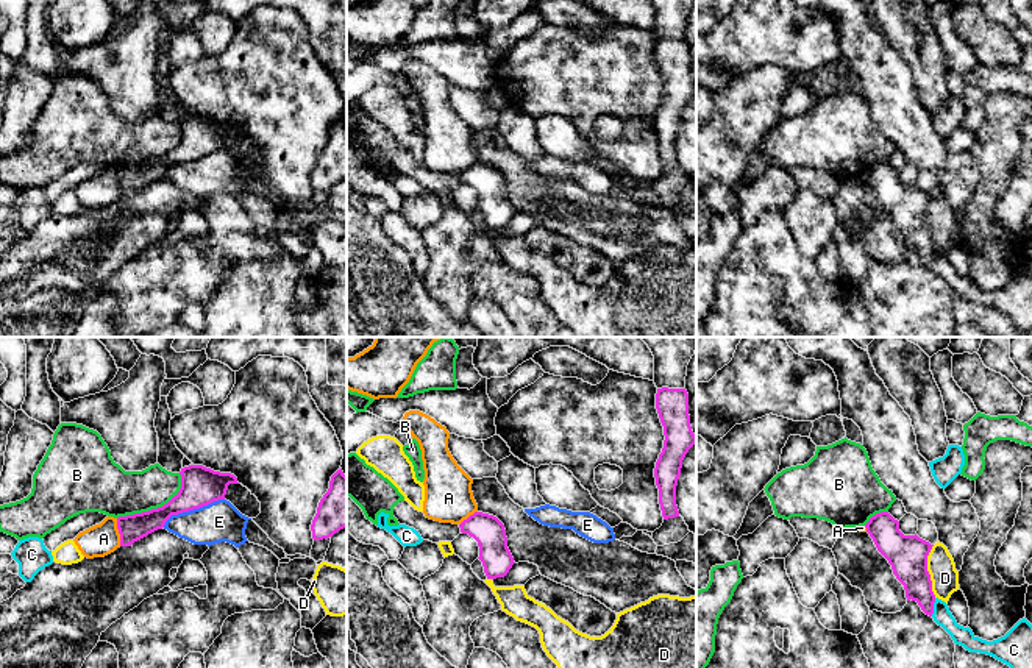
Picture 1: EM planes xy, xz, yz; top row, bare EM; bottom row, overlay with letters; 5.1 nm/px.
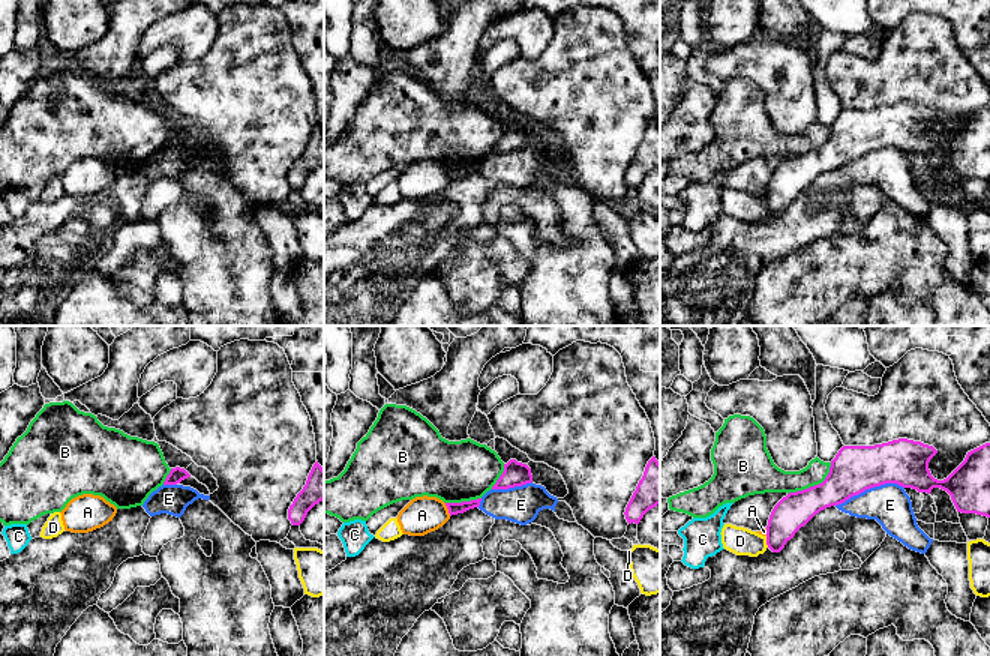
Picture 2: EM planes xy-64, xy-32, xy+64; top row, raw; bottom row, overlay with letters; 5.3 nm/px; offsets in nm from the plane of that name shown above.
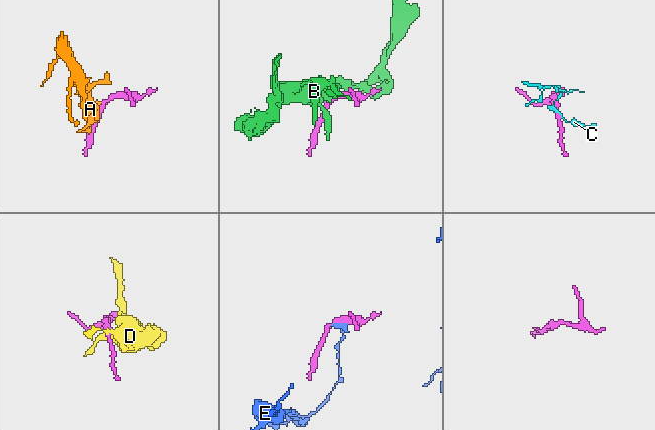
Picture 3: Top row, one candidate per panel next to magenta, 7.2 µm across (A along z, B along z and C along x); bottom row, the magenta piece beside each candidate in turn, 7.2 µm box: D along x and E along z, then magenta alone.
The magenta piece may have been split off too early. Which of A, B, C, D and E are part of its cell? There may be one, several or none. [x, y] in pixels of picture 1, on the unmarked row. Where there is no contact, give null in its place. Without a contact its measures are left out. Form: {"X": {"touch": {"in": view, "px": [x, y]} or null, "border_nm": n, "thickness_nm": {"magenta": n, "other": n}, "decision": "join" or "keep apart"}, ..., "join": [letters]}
{"A": {"touch": {"in": "xy", "px": [119, 183]}, "border_nm": 150, "thickness_nm": {"magenta": 140, "other": 160}, "decision": "keep apart"}, "B": {"touch": {"in": "xy", "px": [155, 159]}, "border_nm": 400, "thickness_nm": {"magenta": 180, "other": 260}, "decision": "keep apart"}, "C": {"touch": {"in": "yz", "px": [932, 258]}, "border_nm": 100, "thickness_nm": {"magenta": 180, "other": 100}, "decision": "keep apart"}, "D": {"touch": {"in": "yz", "px": [928, 222]}, "border_nm": 280, "thickness_nm": {"magenta": 200, "other": 140}, "decision": "keep apart"}, "E": {"touch": {"in": "xy", "px": [192, 159]}, "border_nm": 360, "thickness_nm": {"magenta": 200, "other": 220}, "decision": "keep apart"}, "join": []}

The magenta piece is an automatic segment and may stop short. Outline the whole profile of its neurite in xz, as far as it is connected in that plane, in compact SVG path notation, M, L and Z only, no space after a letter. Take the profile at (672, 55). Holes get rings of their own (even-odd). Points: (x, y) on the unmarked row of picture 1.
M657 39L656 59L664 76L664 98L654 119L659 139L659 155L664 170L679 167L676 156L676 136L682 111L696 94L690 76L689 44L685 39Z

